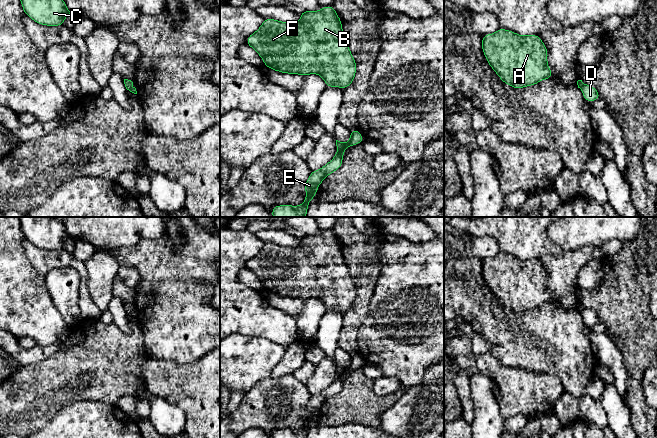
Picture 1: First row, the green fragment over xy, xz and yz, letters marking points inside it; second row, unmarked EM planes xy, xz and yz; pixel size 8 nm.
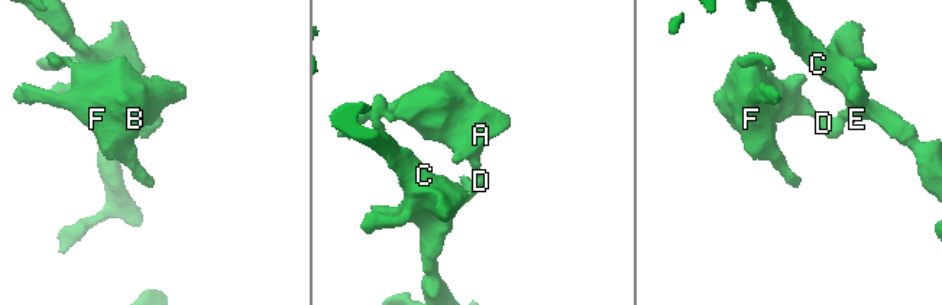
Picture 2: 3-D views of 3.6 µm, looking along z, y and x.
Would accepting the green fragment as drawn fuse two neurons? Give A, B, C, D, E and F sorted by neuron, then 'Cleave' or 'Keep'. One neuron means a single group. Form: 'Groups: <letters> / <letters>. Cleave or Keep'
Groups: A B F / C D E. Cleave

